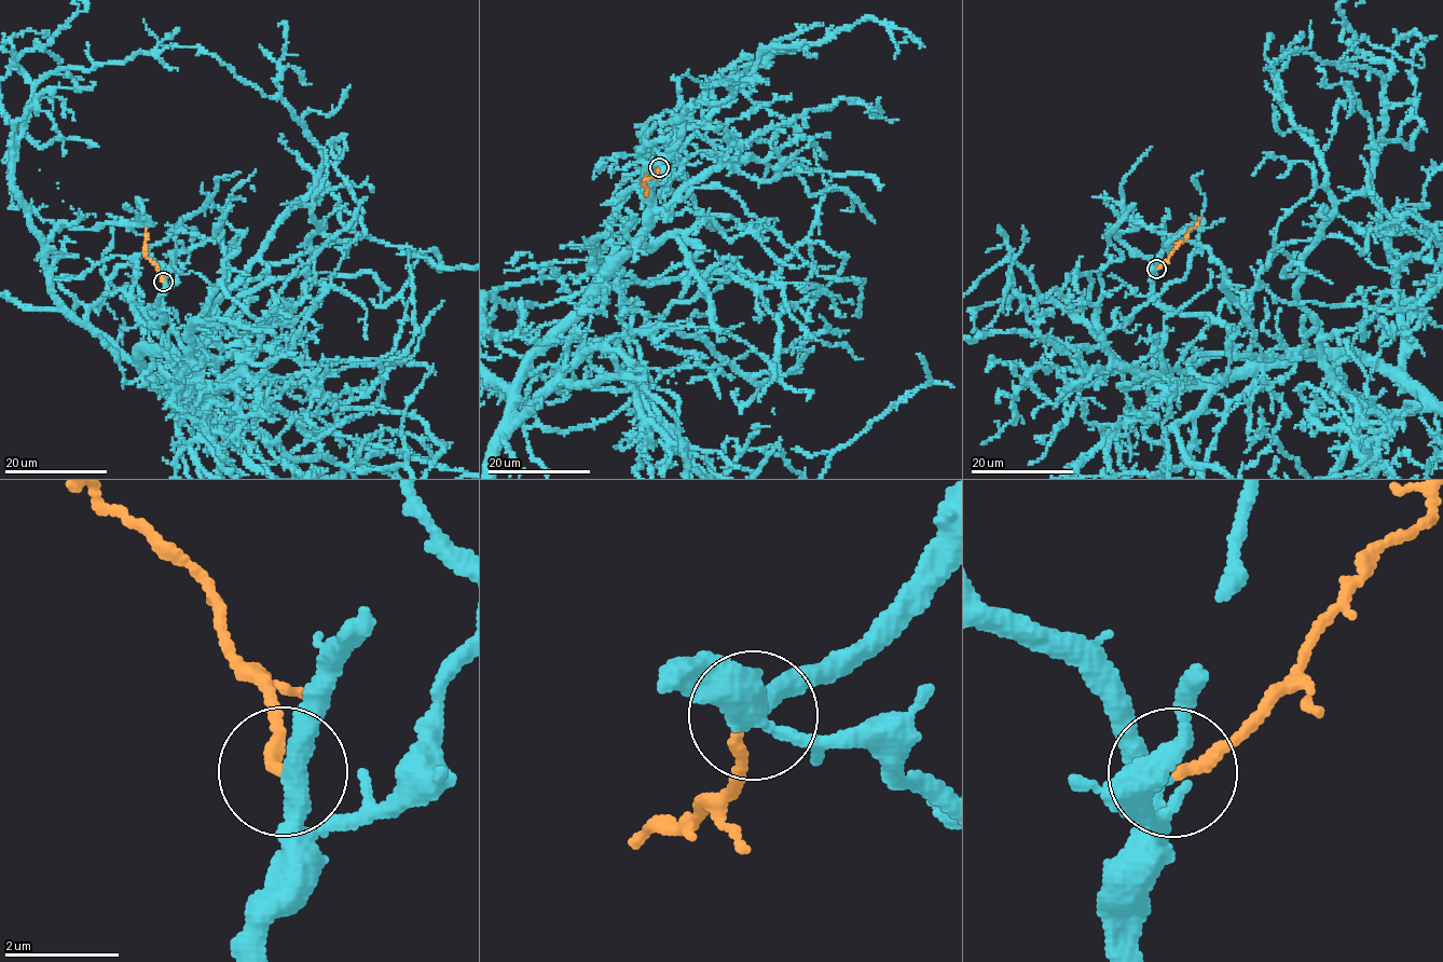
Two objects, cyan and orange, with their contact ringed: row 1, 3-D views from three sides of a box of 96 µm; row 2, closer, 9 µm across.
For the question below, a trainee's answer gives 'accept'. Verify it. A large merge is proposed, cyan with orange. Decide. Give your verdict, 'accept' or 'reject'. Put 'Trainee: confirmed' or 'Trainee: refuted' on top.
Trainee: confirmed
accept

